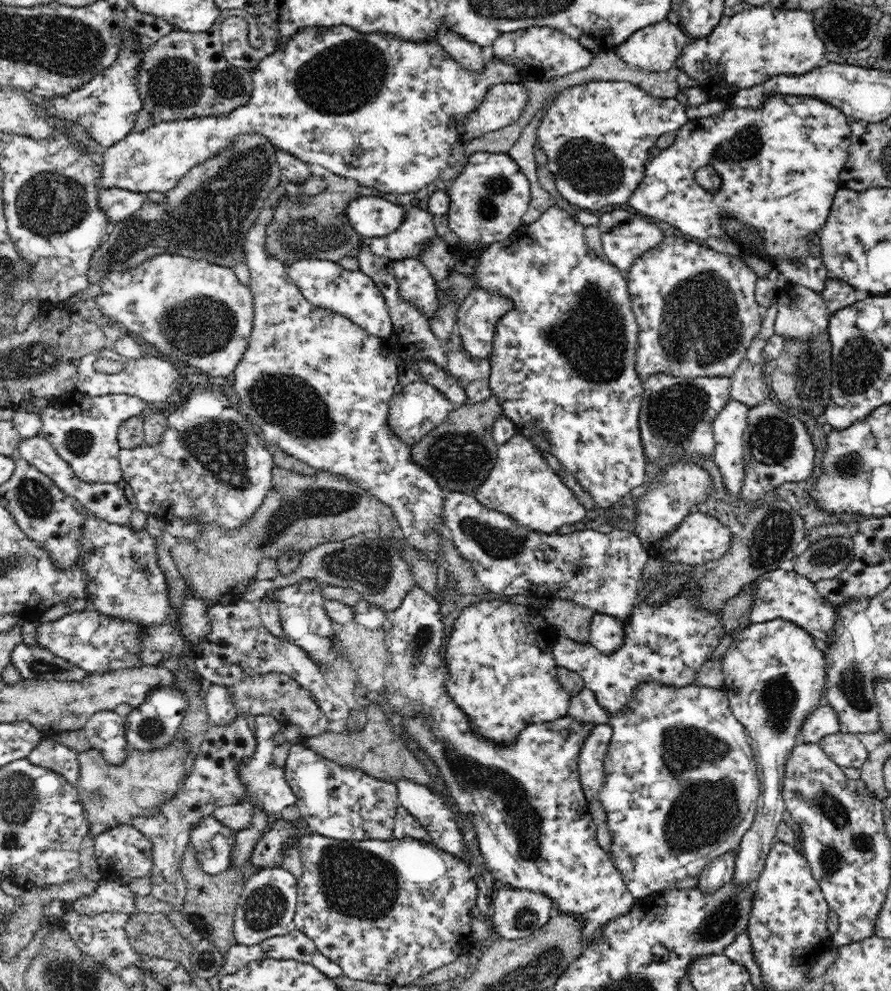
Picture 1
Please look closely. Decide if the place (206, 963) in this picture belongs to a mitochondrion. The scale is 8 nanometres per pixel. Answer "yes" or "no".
no

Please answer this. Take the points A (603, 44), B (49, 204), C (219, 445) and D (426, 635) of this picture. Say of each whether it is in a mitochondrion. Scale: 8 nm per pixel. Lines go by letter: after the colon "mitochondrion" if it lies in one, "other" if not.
A: other
B: mitochondrion
C: mitochondrion
D: mitochondrion

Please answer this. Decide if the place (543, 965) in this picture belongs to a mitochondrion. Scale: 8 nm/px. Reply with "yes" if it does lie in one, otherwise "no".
yes

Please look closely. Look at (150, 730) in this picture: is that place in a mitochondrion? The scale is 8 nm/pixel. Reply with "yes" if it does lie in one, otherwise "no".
yes

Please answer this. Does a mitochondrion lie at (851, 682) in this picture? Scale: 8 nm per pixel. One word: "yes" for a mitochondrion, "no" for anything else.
yes

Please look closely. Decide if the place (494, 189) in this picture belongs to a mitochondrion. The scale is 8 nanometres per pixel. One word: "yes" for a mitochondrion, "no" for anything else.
yes

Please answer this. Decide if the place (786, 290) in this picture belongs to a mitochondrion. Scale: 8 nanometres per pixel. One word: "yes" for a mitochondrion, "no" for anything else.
no

